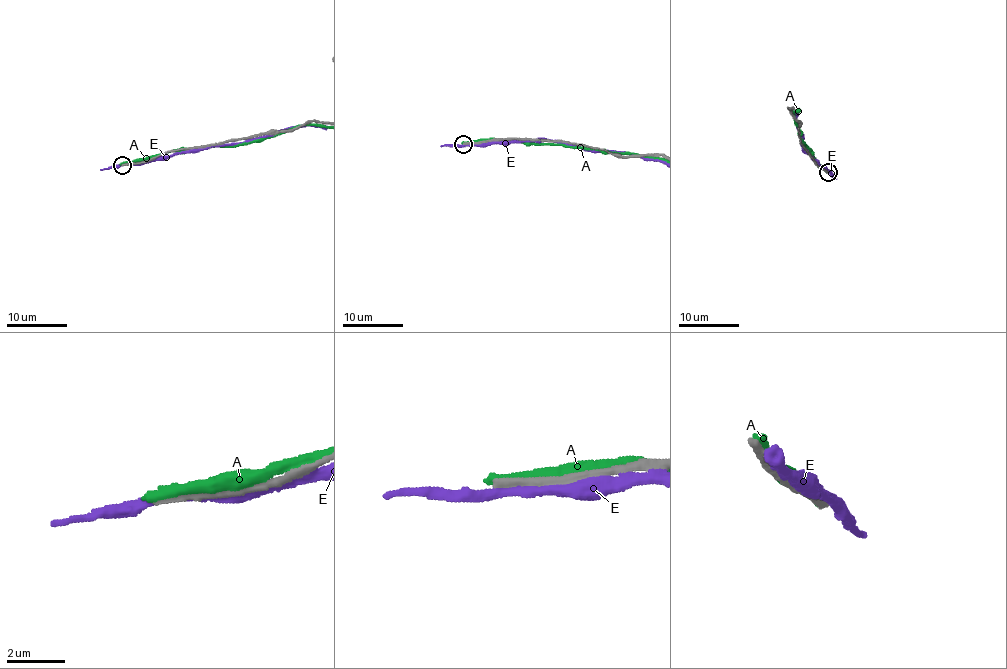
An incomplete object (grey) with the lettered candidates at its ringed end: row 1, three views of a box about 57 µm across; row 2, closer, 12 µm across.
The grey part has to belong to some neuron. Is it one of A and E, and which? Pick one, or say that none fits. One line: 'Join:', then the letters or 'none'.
Join: none

